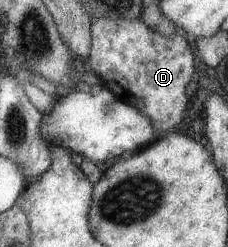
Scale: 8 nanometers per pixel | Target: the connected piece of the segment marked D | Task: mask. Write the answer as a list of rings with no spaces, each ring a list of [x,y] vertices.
[[[98,17],[91,25],[91,49],[85,61],[87,68],[91,68],[98,74],[104,87],[152,118],[156,130],[170,130],[184,118],[184,112],[188,106],[186,86],[190,80],[193,80],[194,58],[197,56],[194,56],[194,50],[190,48],[188,40],[180,36],[180,30],[172,36],[164,36],[148,28],[140,19]]]

